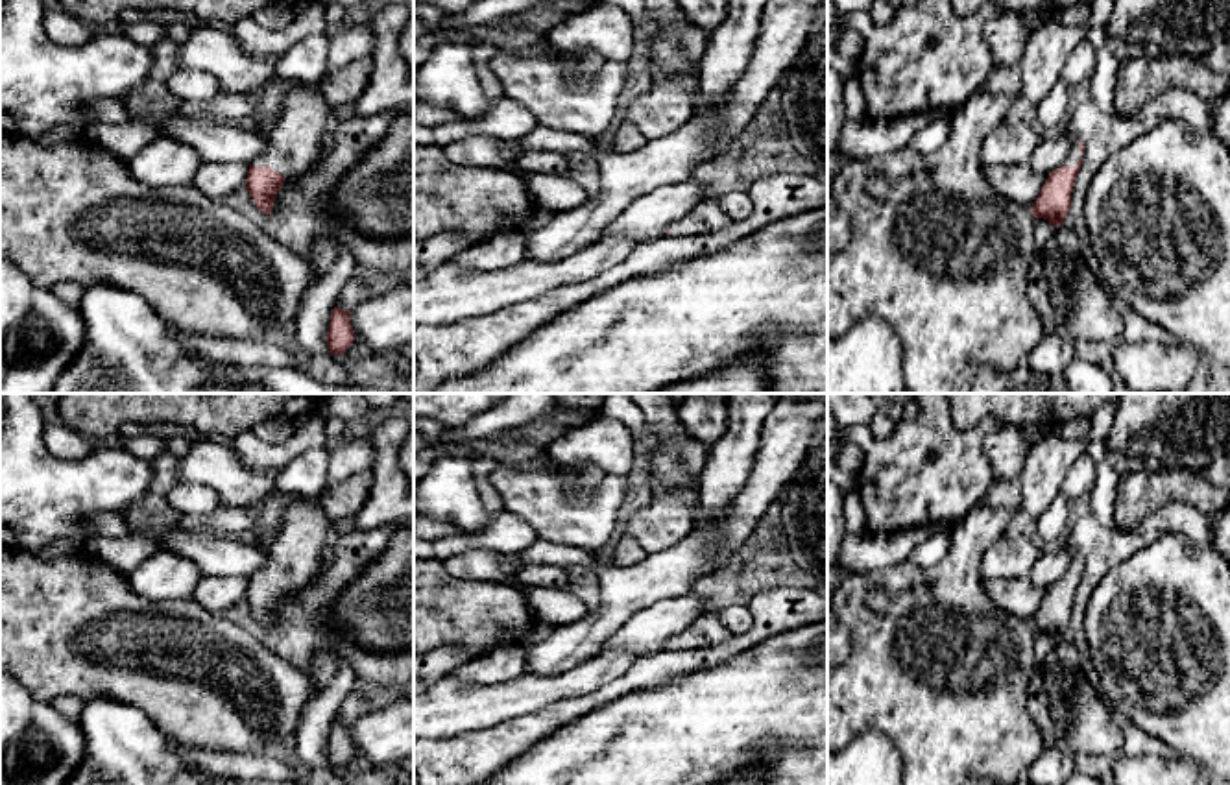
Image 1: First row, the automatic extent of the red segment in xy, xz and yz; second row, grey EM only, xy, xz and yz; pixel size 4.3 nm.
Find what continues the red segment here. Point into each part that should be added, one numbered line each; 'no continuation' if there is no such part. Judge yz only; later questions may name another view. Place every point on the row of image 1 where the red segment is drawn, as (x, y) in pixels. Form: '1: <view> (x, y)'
1: yz (1075, 154)

